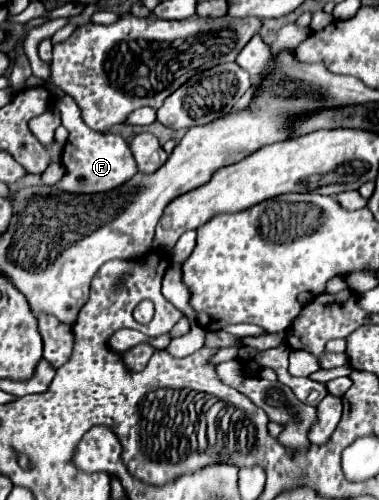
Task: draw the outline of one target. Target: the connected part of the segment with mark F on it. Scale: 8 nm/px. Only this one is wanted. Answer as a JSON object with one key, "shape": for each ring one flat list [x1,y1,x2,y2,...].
{"shape":[[68,95,56,101,56,107,62,113,62,125,70,131,70,137,62,151,62,163,66,167,66,175,56,185,58,189,70,191,70,193,102,193,102,191,116,189,118,185,122,185,124,181,128,181,138,173,130,147,120,135,104,135,100,131,90,129,82,121,78,105]]}

